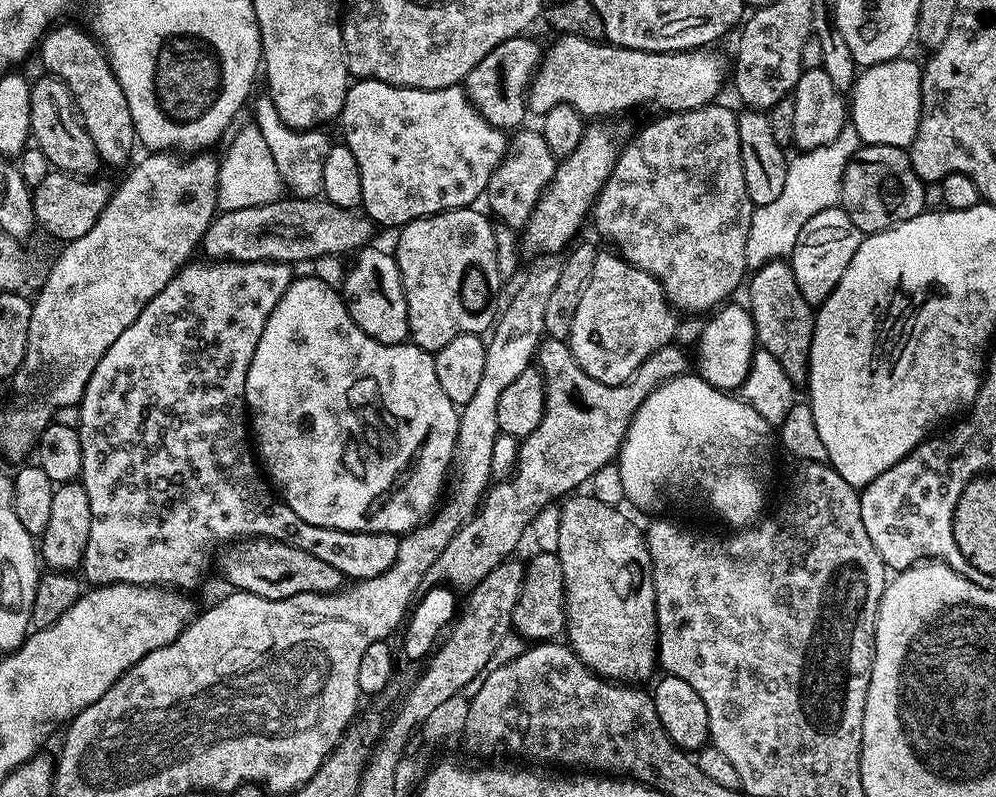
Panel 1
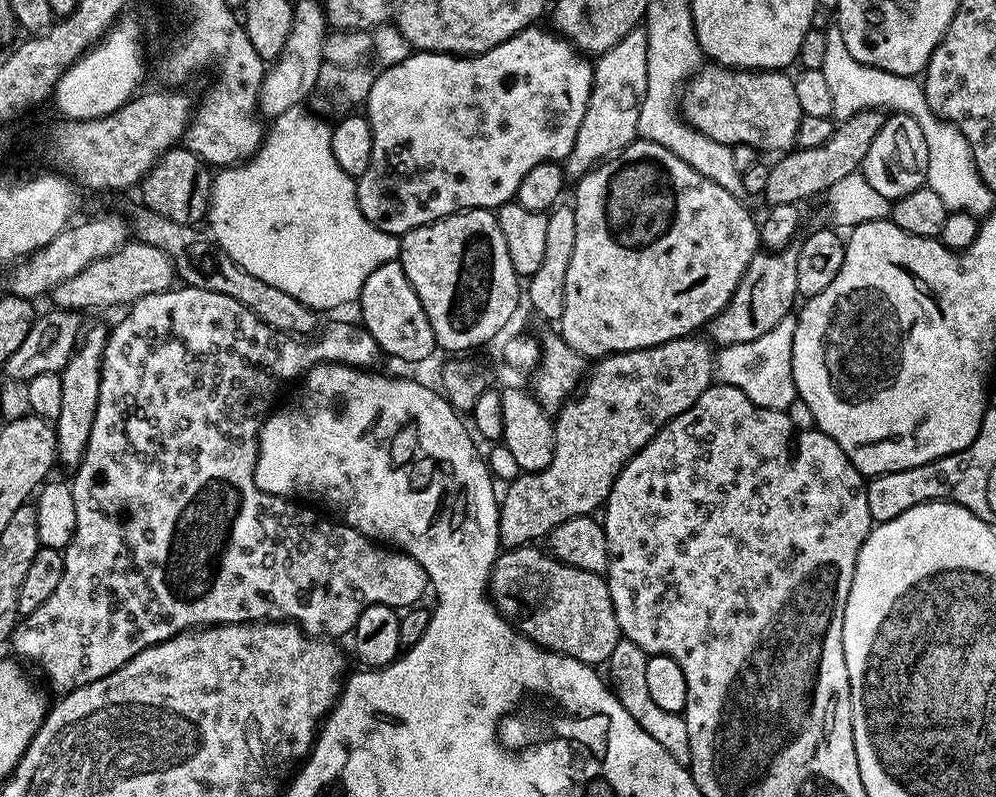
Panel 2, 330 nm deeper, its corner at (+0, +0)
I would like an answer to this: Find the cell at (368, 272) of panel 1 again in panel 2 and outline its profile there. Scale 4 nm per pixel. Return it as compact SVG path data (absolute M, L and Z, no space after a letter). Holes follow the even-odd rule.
M399 259L378 266L378 270L366 278L360 291L358 307L359 319L376 340L381 353L388 355L389 352L400 360L424 360L431 352L437 351L426 310L422 310L422 302L418 302L418 294L414 294L414 286L410 286L406 270L400 265Z

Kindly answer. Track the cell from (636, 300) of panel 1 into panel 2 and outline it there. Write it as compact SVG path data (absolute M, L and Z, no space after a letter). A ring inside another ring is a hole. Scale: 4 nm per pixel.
M639 138L633 140L616 155L609 156L601 164L591 168L587 174L579 177L575 184L574 219L578 227L574 237L574 255L570 258L570 267L566 269L566 307L562 309L562 318L558 322L558 335L585 358L599 358L612 356L616 352L653 348L677 340L679 336L693 335L697 330L703 329L709 320L714 319L723 310L726 302L730 302L742 274L746 274L746 266L750 266L750 262L761 247L757 217L752 217L744 209L745 201L730 194L730 190L722 190L718 182L710 182L710 178L698 174L698 170L686 166L686 162L678 158L678 154L670 154L670 150L666 150L666 146L658 146L658 142Z

